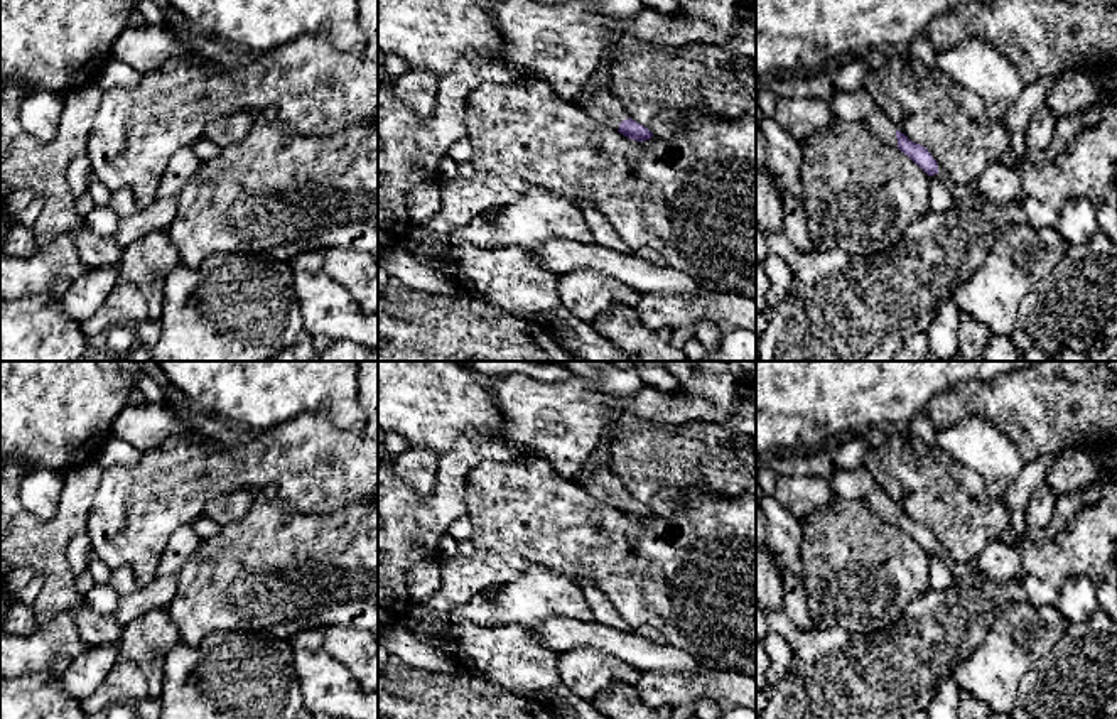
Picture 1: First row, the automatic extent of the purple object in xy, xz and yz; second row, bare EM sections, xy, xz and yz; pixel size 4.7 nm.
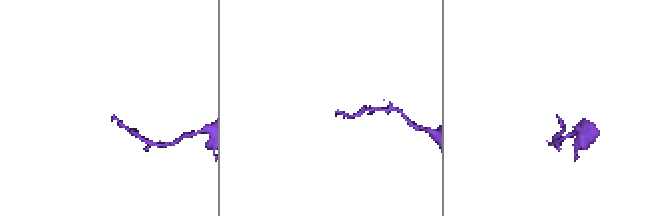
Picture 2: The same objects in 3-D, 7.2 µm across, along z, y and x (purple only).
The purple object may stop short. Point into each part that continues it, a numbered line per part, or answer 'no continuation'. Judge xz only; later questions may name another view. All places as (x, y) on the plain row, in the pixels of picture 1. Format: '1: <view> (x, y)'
1: xz (596, 478)

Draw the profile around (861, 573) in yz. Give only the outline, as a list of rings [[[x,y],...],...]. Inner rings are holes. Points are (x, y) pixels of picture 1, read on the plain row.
[[[834,495],[828,505],[801,523],[801,579],[813,628],[872,635],[896,623],[930,587],[930,554],[898,525],[874,515],[864,498],[845,500]]]

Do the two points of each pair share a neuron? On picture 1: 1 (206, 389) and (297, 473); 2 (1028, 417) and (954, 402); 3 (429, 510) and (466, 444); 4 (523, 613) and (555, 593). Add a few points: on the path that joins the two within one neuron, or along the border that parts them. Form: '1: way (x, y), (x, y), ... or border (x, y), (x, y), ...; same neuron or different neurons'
1: border (294, 419), (255, 431); different neurons
2: way (1009, 402), (972, 400); same neuron
3: way (446, 493), (453, 470), (459, 461); same neuron
4: way (532, 605), (542, 594), (547, 594); same neuron

